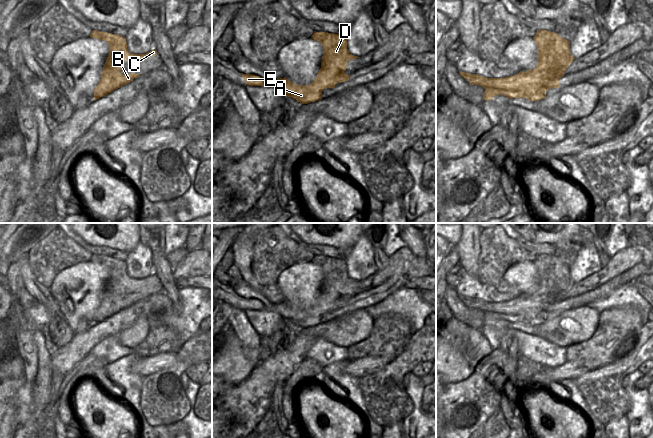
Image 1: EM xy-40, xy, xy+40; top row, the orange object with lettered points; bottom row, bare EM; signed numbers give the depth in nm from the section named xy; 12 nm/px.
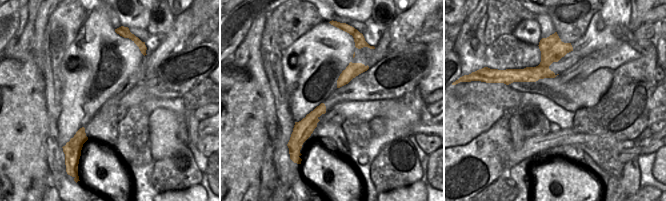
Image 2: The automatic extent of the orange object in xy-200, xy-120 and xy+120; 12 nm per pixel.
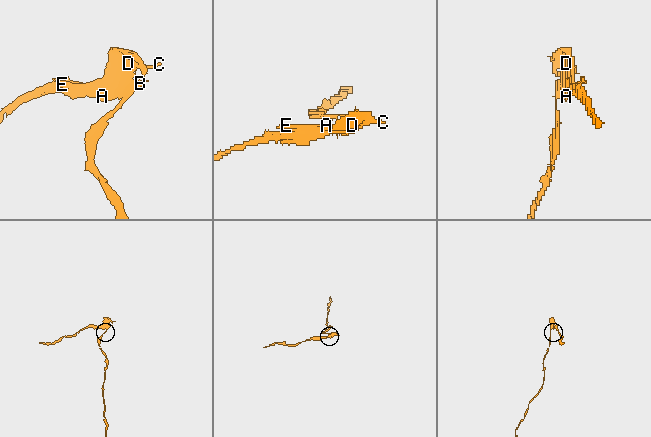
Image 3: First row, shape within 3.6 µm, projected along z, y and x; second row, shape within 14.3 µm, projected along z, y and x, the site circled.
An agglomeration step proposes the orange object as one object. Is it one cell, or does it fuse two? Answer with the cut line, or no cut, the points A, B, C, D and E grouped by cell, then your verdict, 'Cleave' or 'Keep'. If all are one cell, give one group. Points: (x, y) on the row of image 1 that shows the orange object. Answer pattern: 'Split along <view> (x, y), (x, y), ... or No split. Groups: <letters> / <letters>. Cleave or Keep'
Split along xy+40 (525, 72), (542, 77), (542, 85), (550, 88). Groups: A E / B C D. Cleave.

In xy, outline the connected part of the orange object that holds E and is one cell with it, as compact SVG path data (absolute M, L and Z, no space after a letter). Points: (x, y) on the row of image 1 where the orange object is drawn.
M241 74L245 81L245 86L272 86L280 90L284 96L292 97L301 104L308 104L322 99L322 93L314 93L311 89L311 85L294 84L285 77L272 80L271 82L265 82L260 76Z

